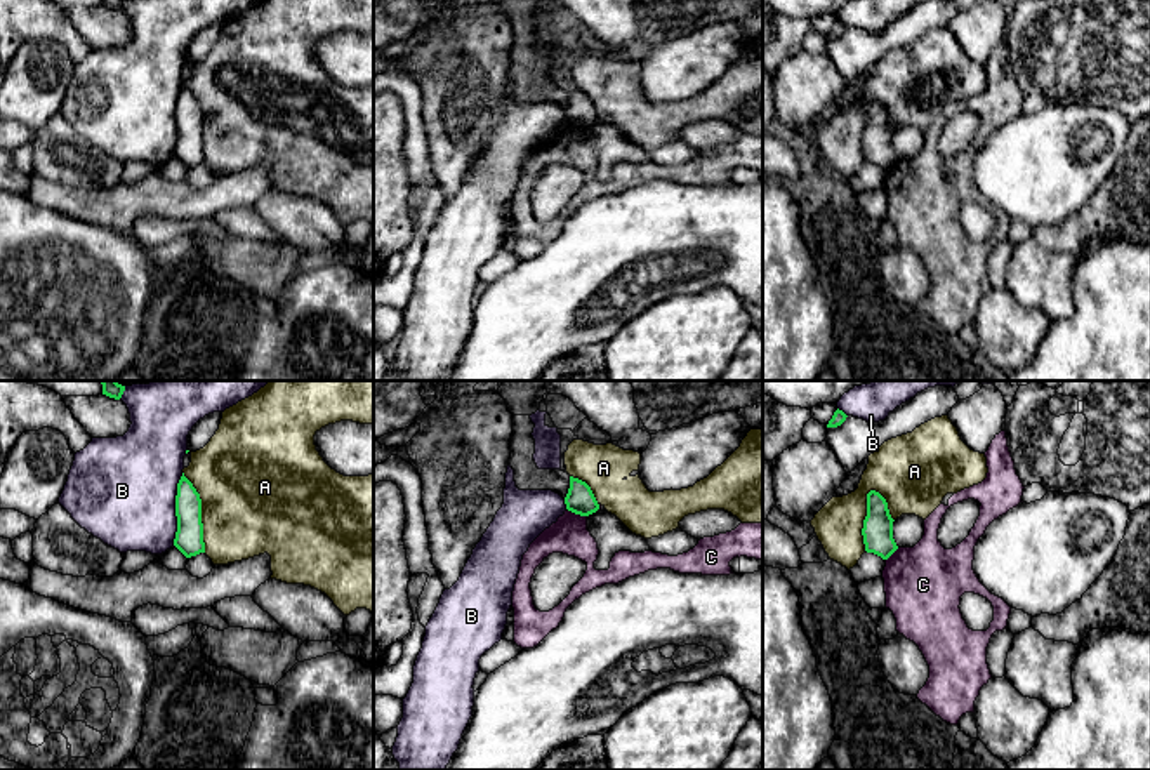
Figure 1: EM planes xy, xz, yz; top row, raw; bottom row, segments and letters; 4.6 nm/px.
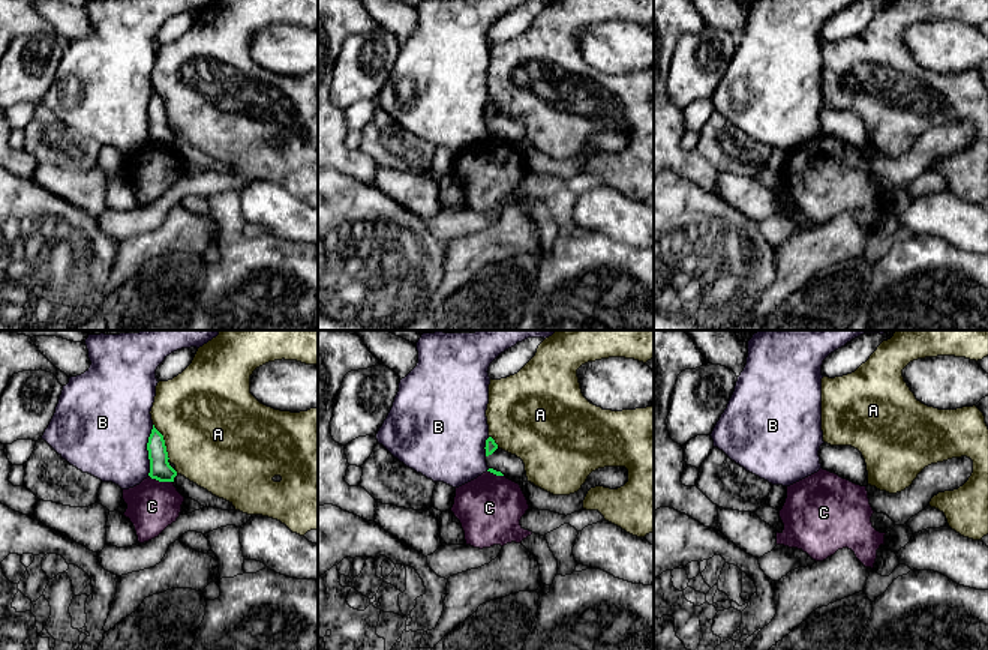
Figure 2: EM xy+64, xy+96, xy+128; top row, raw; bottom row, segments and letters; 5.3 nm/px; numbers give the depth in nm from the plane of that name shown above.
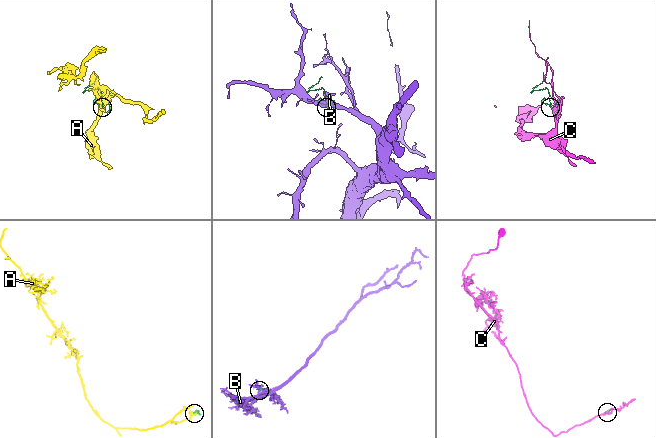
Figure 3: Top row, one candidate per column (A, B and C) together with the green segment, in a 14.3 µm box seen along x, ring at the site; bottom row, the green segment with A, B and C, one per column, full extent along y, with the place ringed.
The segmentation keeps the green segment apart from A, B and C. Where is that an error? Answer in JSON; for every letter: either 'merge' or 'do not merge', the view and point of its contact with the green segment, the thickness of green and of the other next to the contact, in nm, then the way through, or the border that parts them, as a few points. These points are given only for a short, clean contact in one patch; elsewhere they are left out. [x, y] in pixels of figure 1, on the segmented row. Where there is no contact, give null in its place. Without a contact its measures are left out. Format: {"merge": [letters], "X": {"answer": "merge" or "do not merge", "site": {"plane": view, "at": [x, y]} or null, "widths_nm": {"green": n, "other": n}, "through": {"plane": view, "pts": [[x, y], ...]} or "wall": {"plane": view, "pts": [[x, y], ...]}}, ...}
{"merge": [], "A": {"answer": "do not merge", "site": {"plane": "yz", "at": [865, 518]}, "widths_nm": {"green": 140, "other": 260}}, "B": {"answer": "do not merge", "site": {"plane": "xy", "at": [176, 510]}, "widths_nm": {"green": 130, "other": 460}}, "C": {"answer": "do not merge", "site": {"plane": "xz", "at": [577, 513]}, "widths_nm": {"green": 130, "other": 170}, "wall": {"plane": "xz", "pts": [[567, 508], [586, 517]]}}}

